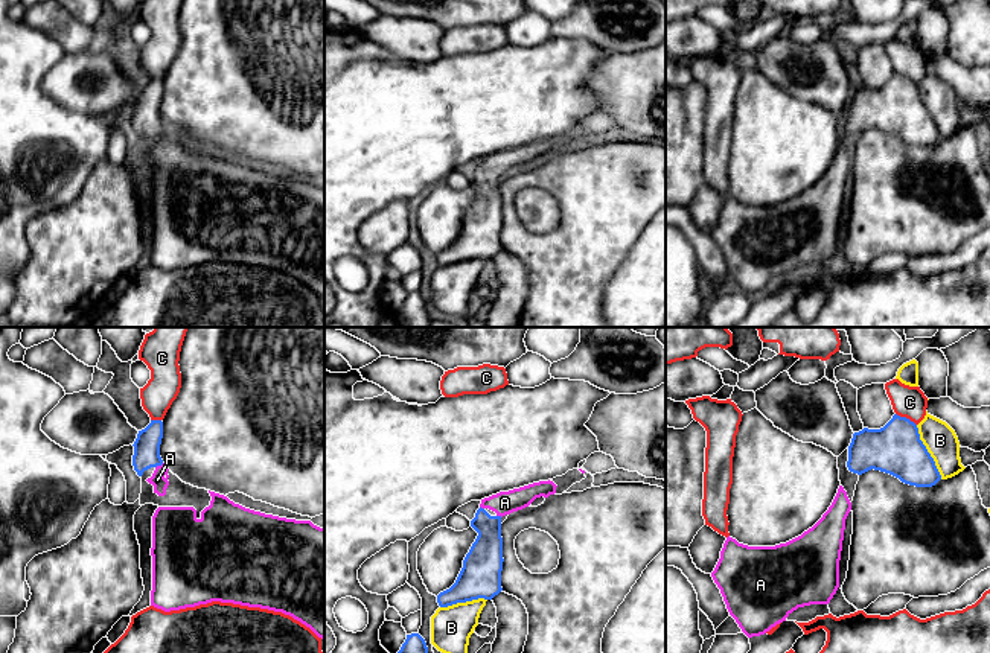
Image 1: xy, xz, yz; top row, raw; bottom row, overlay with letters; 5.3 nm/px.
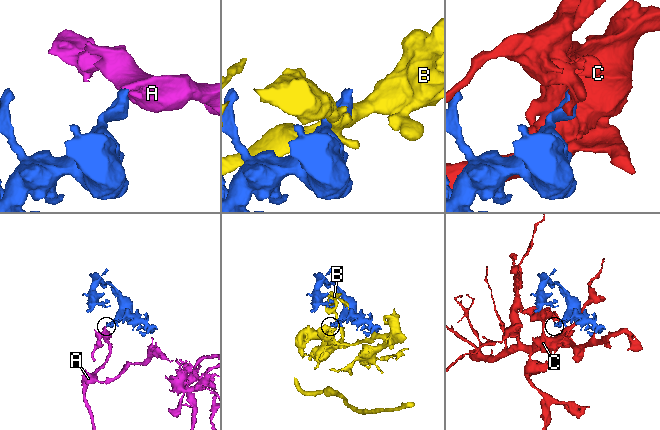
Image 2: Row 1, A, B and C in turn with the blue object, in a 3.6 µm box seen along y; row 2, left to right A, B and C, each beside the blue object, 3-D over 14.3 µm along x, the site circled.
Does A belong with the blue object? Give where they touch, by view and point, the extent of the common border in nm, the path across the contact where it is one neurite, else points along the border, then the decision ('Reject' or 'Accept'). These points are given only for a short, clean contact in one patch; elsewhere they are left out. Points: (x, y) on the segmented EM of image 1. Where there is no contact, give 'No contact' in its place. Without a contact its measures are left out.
Touches blue at xy (159, 465). Shared border 50 nm. Path across: xy (146, 448), (146, 452), (159, 465), (157, 480). Accept

